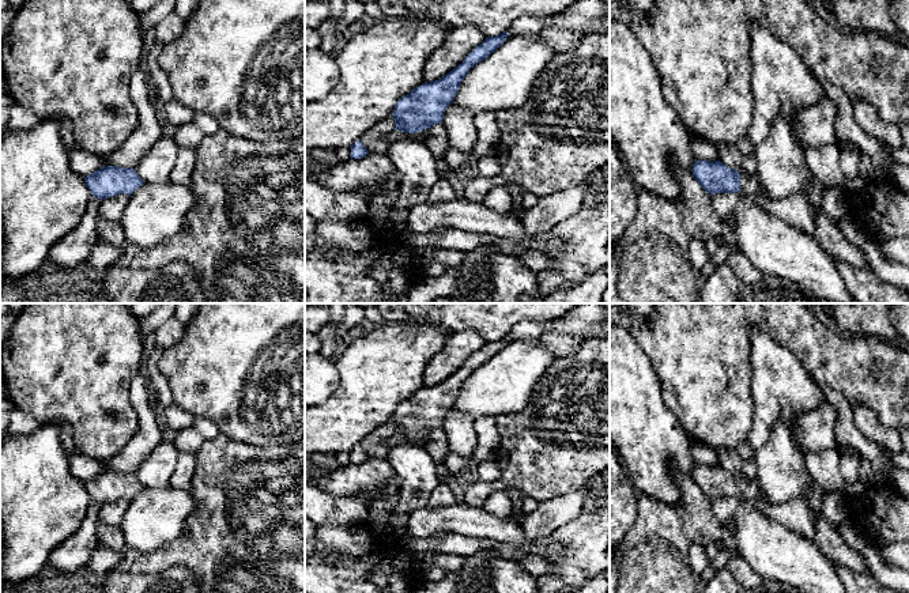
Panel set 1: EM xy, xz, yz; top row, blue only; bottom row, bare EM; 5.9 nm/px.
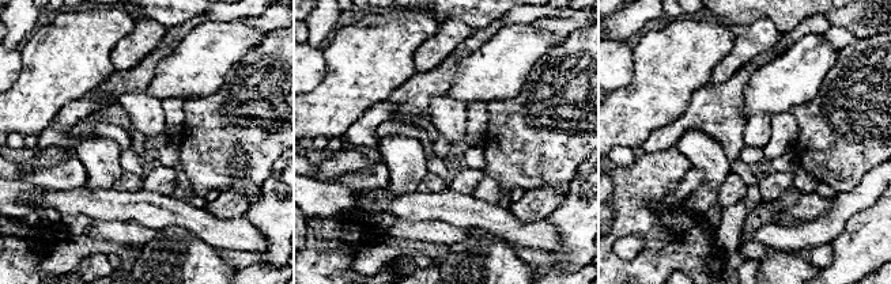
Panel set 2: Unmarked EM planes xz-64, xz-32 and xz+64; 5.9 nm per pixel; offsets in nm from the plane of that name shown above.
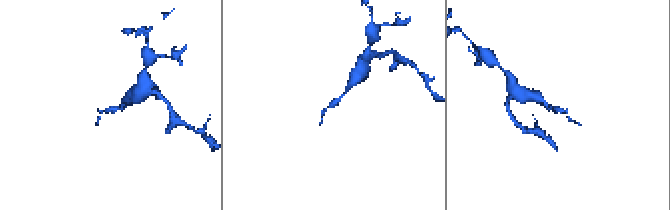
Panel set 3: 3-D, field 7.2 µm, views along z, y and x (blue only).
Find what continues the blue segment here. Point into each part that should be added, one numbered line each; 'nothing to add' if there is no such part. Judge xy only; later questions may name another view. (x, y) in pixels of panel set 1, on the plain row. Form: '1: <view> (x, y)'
nothing to add

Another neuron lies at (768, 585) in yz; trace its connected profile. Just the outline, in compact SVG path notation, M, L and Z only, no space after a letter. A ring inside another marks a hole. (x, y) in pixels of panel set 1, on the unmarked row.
M762 578L762 582L758 588L751 589L751 590L740 589L739 593L800 593L800 592L780 581Z

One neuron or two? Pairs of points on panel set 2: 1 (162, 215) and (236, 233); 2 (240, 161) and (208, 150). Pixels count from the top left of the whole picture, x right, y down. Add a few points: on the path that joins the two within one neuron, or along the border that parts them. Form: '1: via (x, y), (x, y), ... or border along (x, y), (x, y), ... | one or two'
1: via (180, 216), (189, 216), (218, 233) | one
2: border along (238, 147), (233, 155), (233, 184), (229, 188) | two

